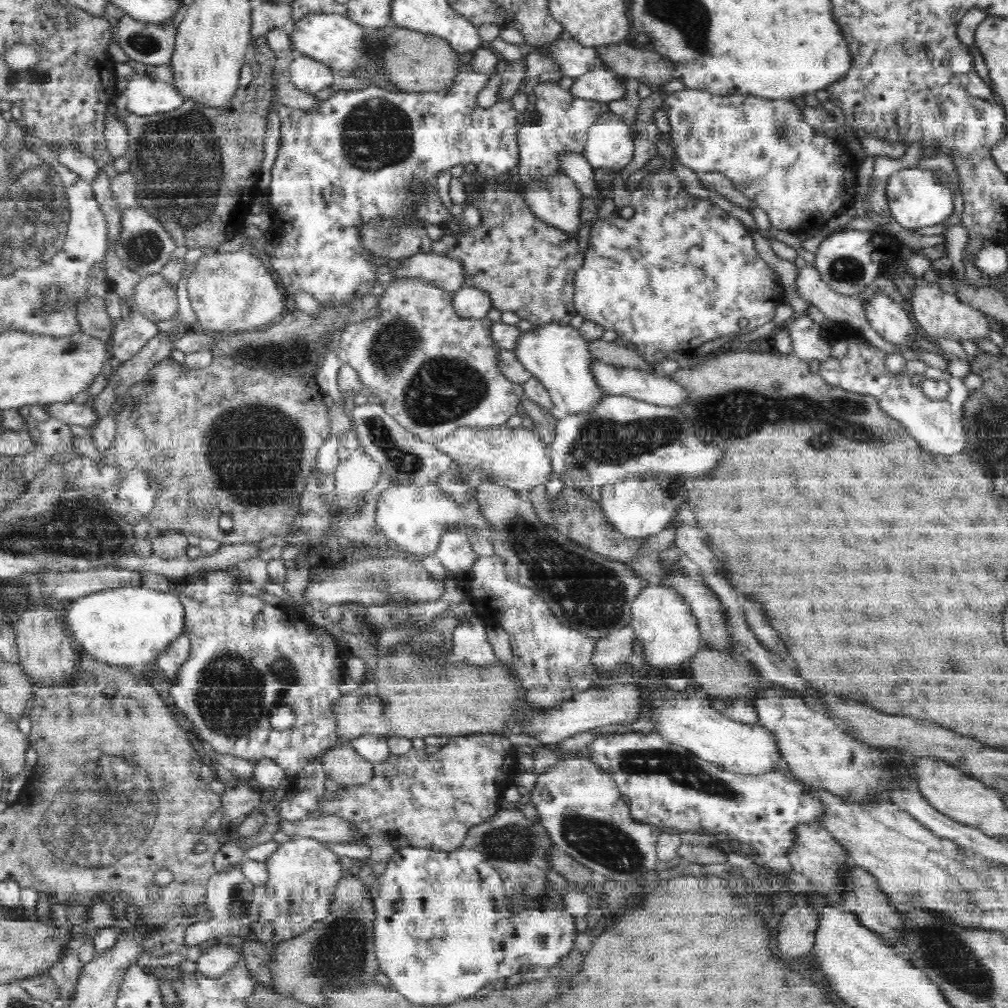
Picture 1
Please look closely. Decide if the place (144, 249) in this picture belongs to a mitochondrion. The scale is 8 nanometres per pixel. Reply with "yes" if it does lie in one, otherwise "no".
yes

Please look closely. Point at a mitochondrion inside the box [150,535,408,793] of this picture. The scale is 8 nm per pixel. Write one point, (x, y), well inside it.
(232, 695)

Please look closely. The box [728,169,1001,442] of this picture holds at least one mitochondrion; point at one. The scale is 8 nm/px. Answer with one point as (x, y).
(847, 269)

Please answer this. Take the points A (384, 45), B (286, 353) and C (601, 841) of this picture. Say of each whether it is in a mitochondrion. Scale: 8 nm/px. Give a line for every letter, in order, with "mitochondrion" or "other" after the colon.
A: mitochondrion
B: mitochondrion
C: mitochondrion

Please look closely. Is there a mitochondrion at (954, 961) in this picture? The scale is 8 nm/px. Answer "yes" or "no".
yes

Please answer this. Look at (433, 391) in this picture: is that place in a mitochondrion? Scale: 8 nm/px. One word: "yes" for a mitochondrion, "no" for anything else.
yes

